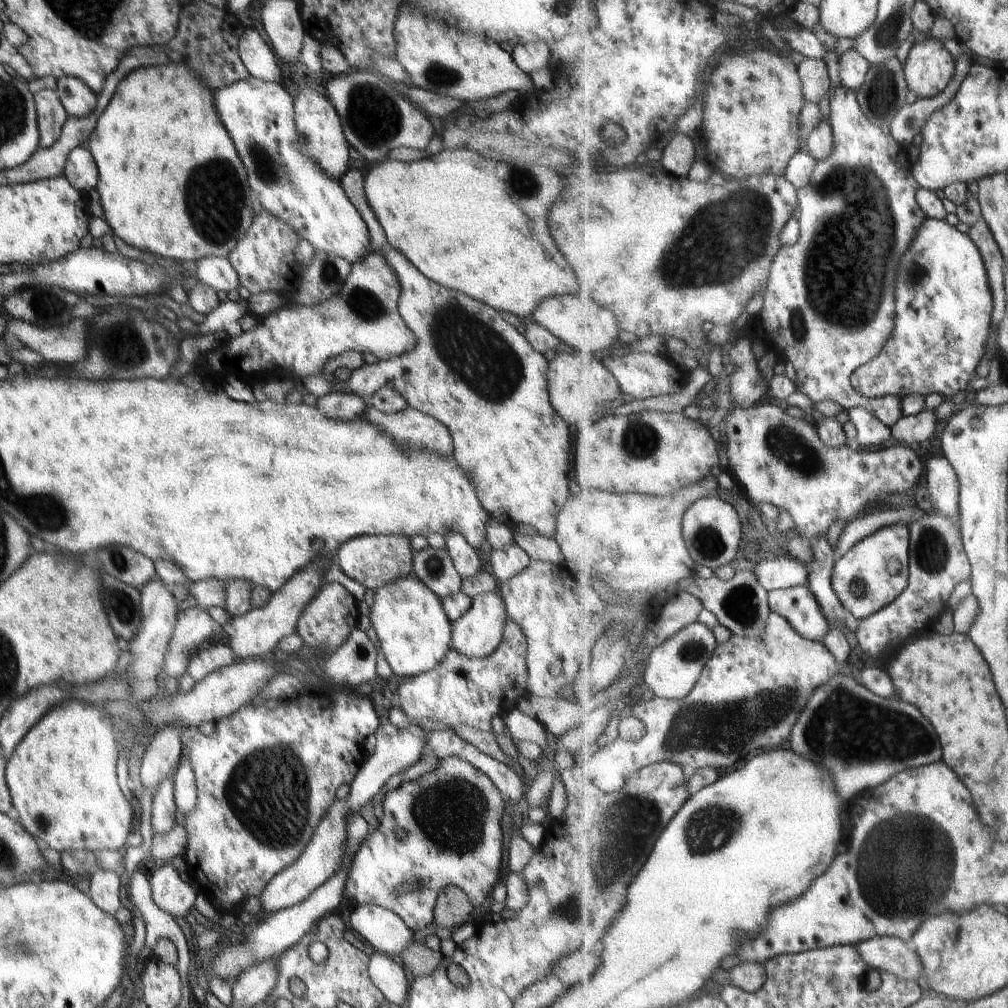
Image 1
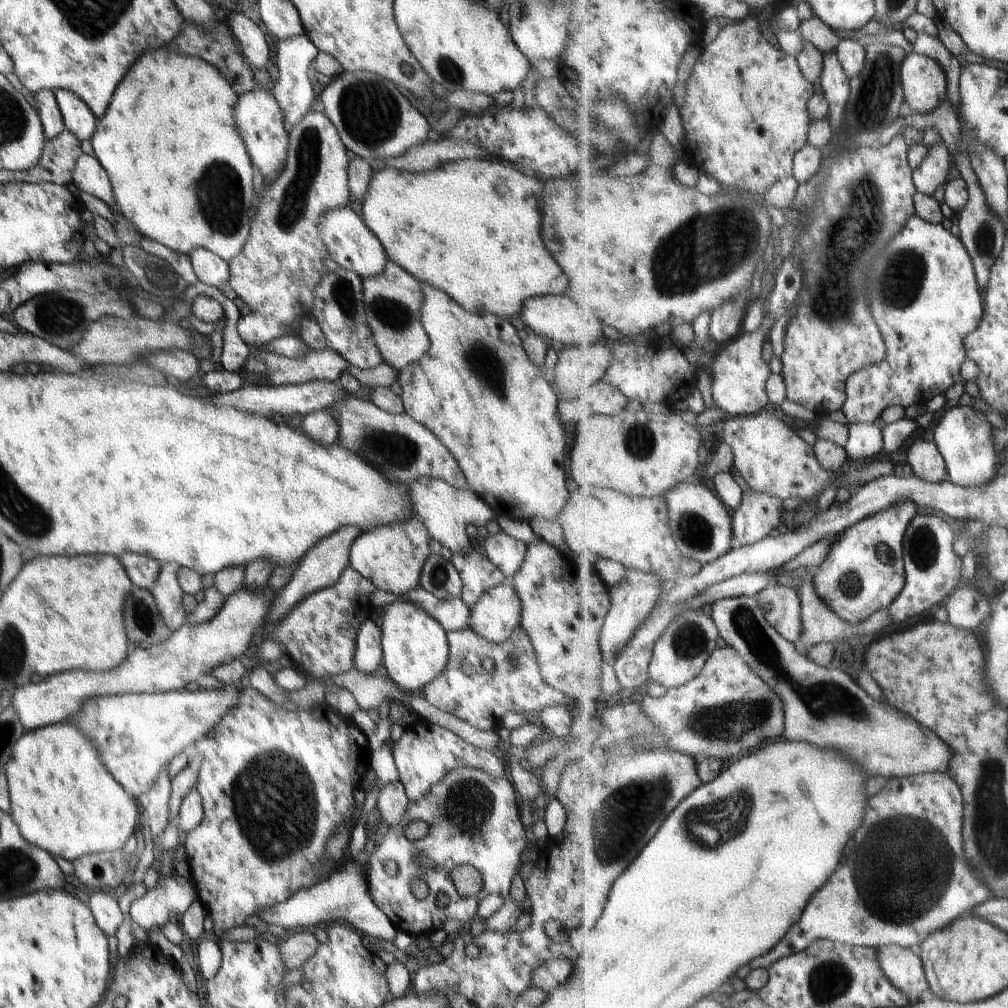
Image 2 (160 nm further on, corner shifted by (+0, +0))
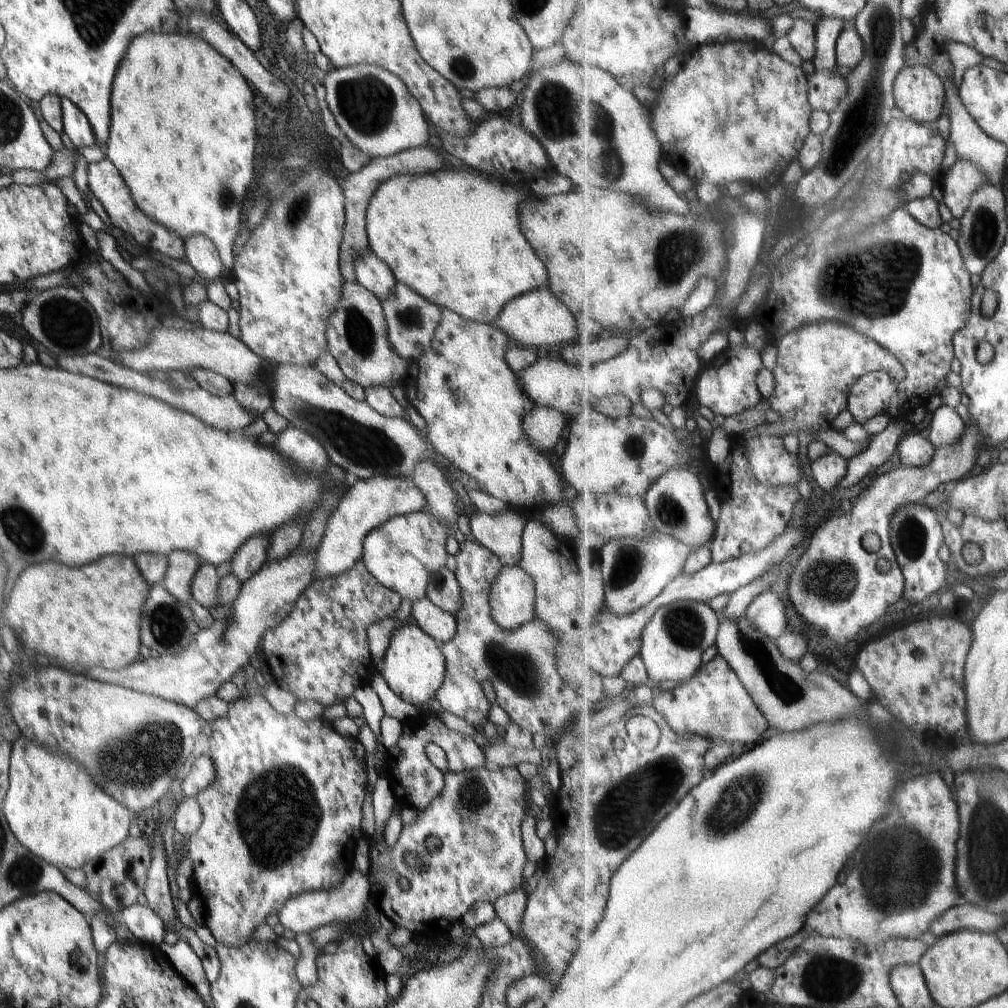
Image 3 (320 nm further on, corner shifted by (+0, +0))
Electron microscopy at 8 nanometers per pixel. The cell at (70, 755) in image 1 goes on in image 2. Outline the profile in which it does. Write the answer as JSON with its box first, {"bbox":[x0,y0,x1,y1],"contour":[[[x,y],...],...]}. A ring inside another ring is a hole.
{"bbox":[6,723,138,861],"contour":[[[56,723],[24,733],[14,745],[11,759],[6,765],[9,792],[9,815],[16,823],[20,834],[31,844],[53,857],[75,861],[86,855],[117,851],[124,848],[126,841],[137,829],[138,801],[134,800],[114,780],[100,762],[92,742],[88,742],[80,729],[70,723]]]}

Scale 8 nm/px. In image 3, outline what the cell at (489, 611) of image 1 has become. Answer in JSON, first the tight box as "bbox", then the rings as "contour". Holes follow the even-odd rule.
{"bbox":[490,564,537,631],"contour":[[[519,564],[502,566],[490,583],[491,615],[503,629],[514,631],[537,618],[534,581]]]}

